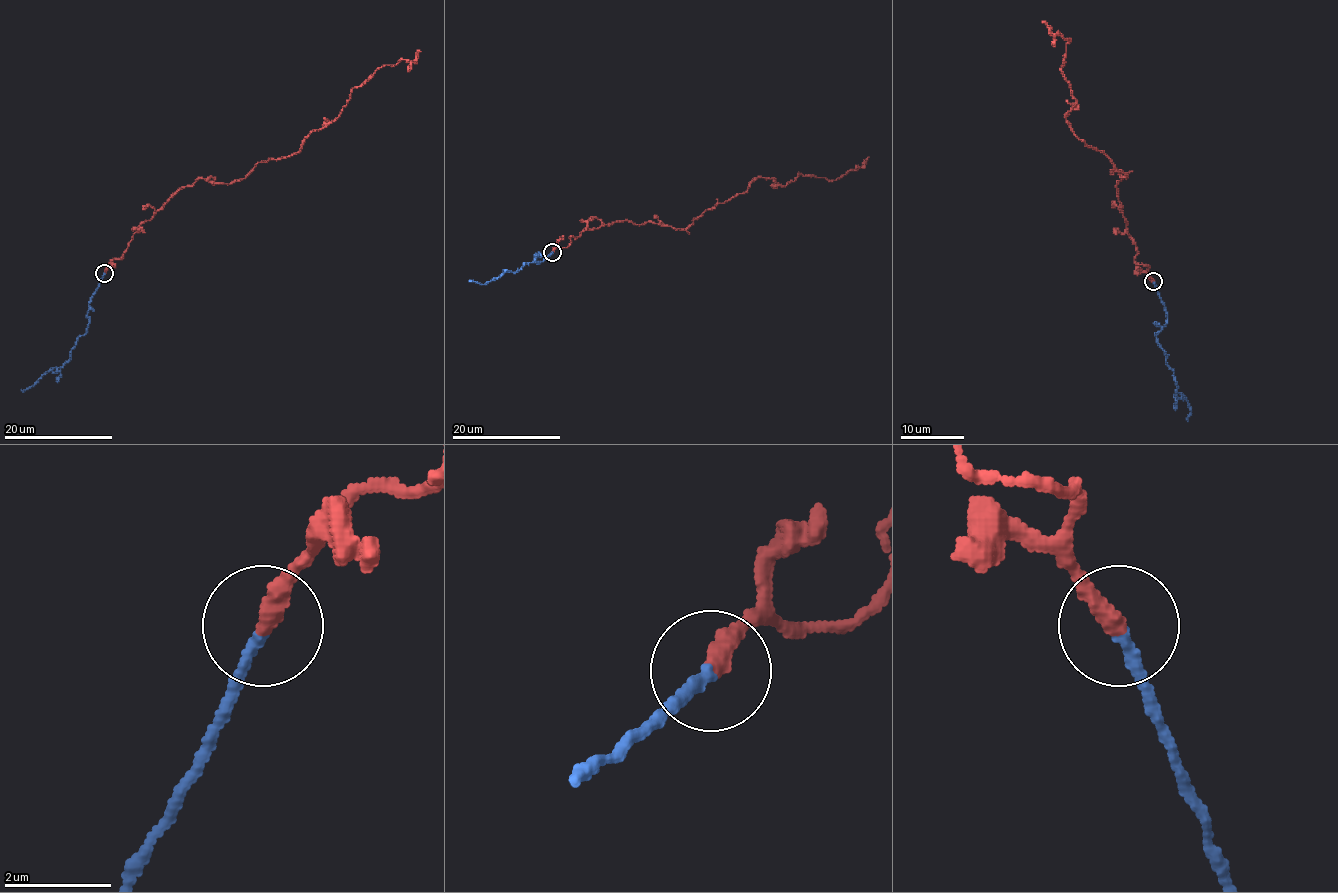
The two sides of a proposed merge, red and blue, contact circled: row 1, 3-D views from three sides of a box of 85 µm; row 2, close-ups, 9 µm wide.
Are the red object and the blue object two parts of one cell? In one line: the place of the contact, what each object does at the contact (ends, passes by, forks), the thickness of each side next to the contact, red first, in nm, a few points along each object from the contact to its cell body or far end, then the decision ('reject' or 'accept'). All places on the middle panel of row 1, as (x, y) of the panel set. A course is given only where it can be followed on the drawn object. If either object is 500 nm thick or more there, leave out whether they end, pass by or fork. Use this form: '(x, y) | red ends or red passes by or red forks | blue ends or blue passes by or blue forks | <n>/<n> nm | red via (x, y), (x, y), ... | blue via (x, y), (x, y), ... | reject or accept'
(552, 252) | red ends | blue ends | 360/190 nm | red via (553, 252), (584, 230), (628, 221), (686, 229), (758, 177), (782, 185), (800, 173), (834, 180), (867, 157) | blue via (553, 252), (543, 261), (536, 264), (536, 254), (534, 261), (517, 271), (503, 272), (484, 284), (469, 280) | accept

